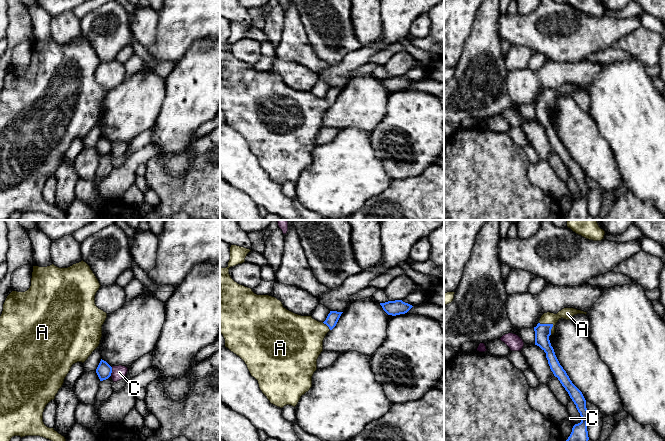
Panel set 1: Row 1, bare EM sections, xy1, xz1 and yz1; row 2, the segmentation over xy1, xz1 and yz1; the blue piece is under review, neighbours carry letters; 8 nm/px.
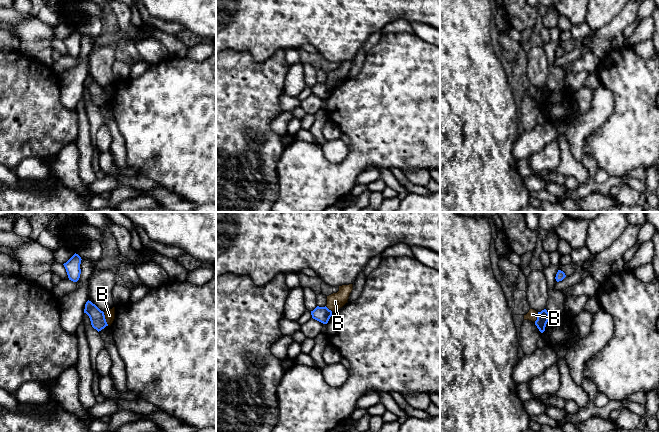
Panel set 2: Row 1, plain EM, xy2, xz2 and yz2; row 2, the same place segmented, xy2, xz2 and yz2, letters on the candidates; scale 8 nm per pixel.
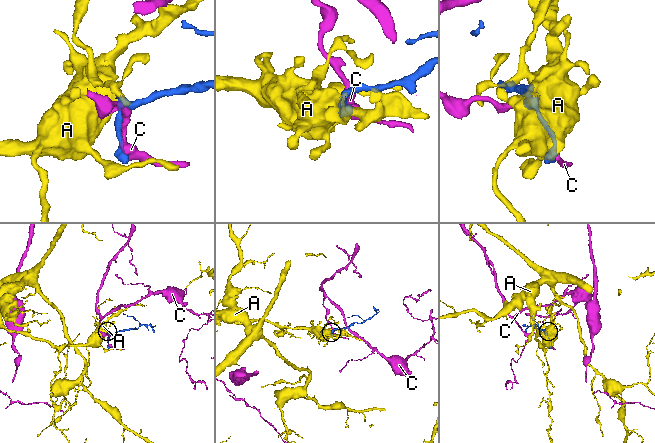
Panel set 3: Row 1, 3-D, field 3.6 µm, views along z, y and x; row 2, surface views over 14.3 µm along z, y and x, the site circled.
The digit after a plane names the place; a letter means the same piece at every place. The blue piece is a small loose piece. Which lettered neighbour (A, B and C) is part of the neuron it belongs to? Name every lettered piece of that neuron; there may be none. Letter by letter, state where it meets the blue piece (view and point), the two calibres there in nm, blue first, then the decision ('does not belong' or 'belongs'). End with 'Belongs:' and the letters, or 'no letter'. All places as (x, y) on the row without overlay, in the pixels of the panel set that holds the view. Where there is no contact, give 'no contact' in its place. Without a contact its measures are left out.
A: meets blue in yz1 at (550, 100); 130 nm thick on the blue side, 100 nm on the other; belongs
B: meets blue in xy2 at (105, 95); 120 nm thick on the blue side, 80 nm on the other; does not belong
C: meets blue in xy1 at (111, 147); 120 nm thick on the blue side, 110 nm on the other; does not belong
Belongs: A

